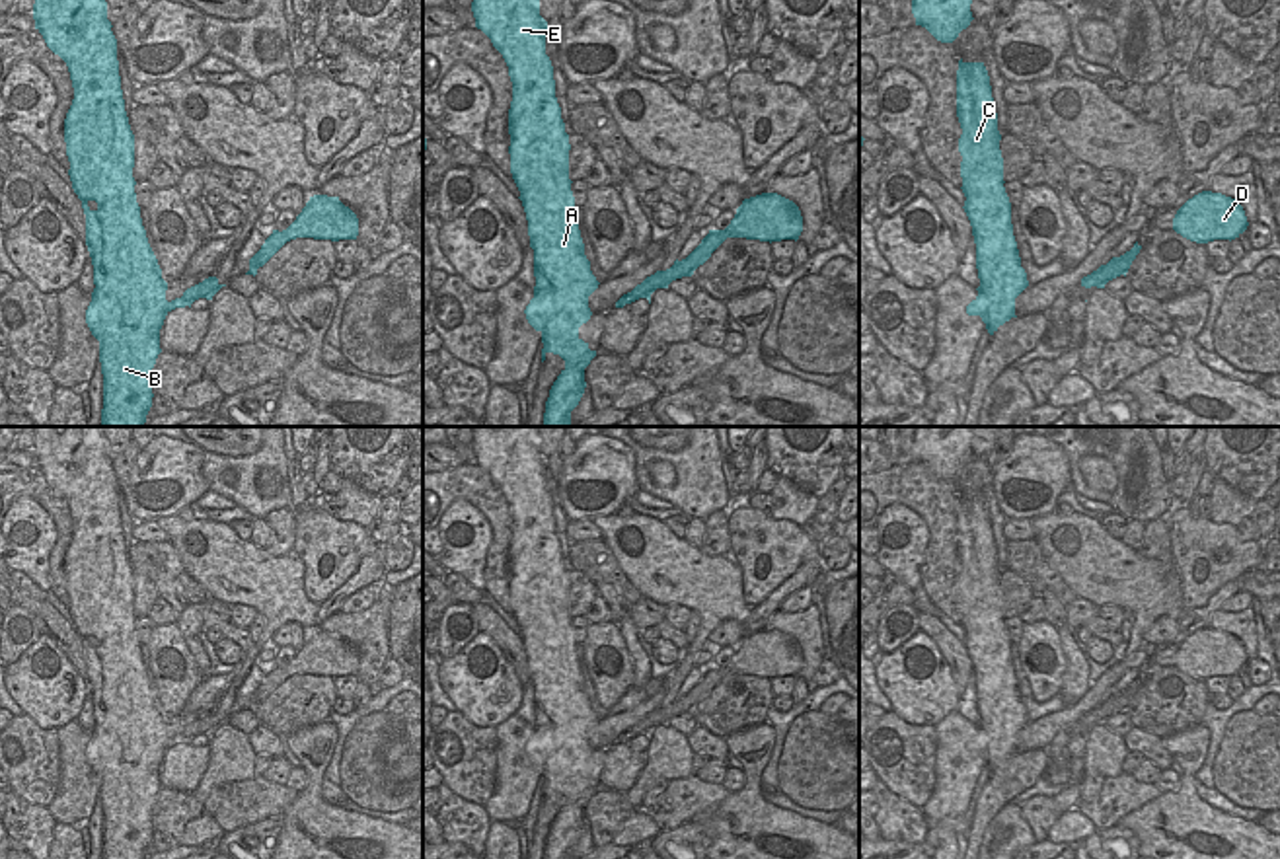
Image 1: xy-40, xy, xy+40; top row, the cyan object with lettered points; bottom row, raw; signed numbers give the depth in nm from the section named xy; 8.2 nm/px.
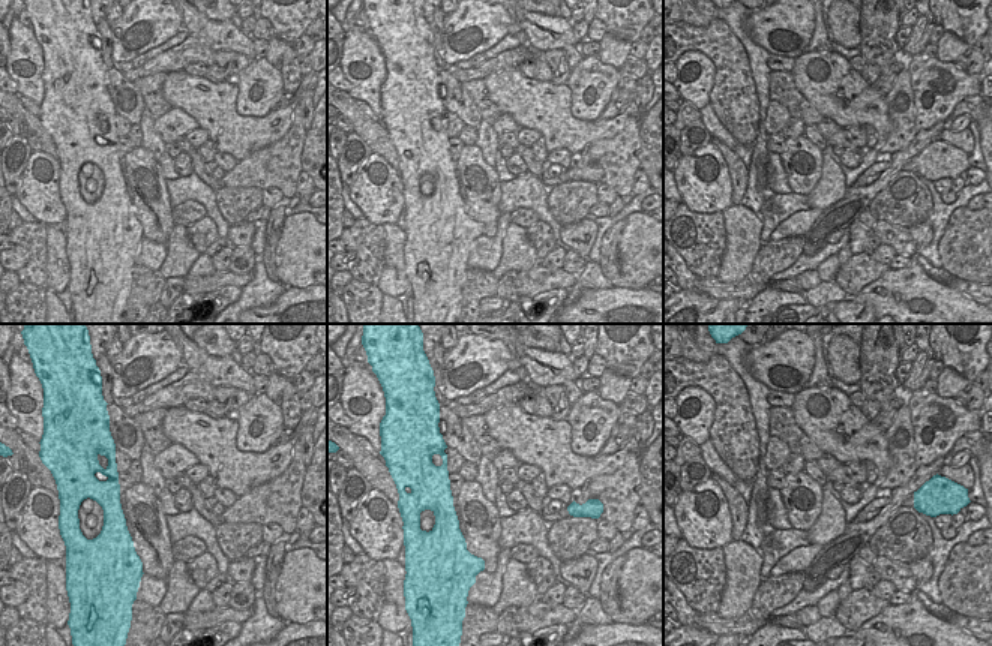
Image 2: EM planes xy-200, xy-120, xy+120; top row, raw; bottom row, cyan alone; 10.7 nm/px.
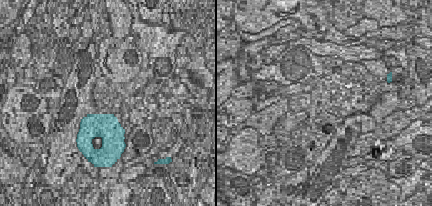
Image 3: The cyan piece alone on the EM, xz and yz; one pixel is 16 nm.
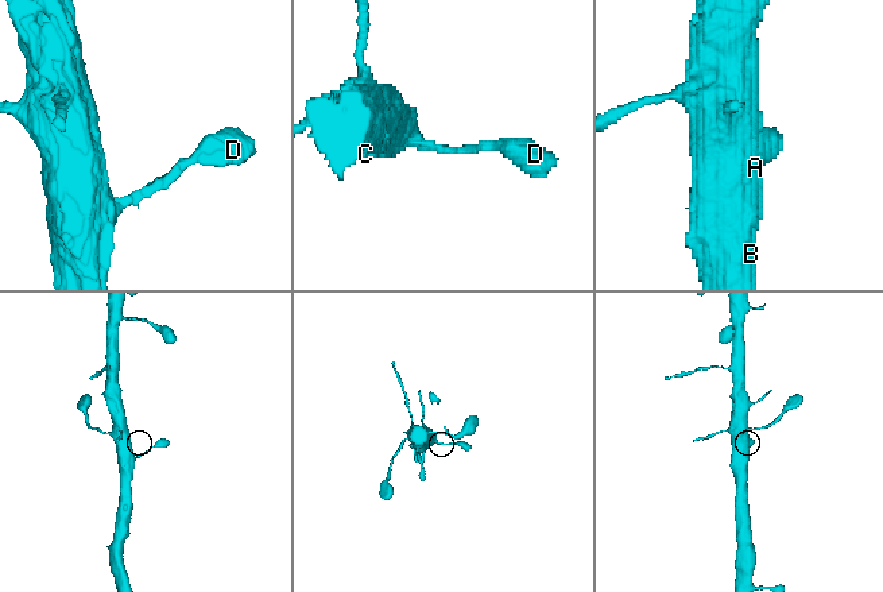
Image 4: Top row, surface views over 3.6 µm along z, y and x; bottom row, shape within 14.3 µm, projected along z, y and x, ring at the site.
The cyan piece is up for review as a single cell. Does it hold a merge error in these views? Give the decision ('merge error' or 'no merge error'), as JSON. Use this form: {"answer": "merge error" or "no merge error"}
{"answer": "no merge error"}

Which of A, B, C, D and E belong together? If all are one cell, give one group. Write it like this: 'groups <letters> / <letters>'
groups A B C D E

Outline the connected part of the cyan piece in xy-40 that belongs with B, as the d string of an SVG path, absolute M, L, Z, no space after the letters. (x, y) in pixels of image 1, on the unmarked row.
M35 427L35 466L70 508L74 536L64 555L64 579L72 625L86 651L86 682L94 701L94 728L86 760L99 777L103 810L101 859L146 859L152 843L150 810L160 785L166 752L212 732L226 721L216 713L187 725L181 734L166 736L168 719L148 680L134 629L134 571L125 547L117 475L107 456L103 427Z

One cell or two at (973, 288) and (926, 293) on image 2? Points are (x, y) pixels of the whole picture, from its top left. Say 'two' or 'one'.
two

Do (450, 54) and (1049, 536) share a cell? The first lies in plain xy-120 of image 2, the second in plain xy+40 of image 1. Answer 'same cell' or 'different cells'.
different cells

